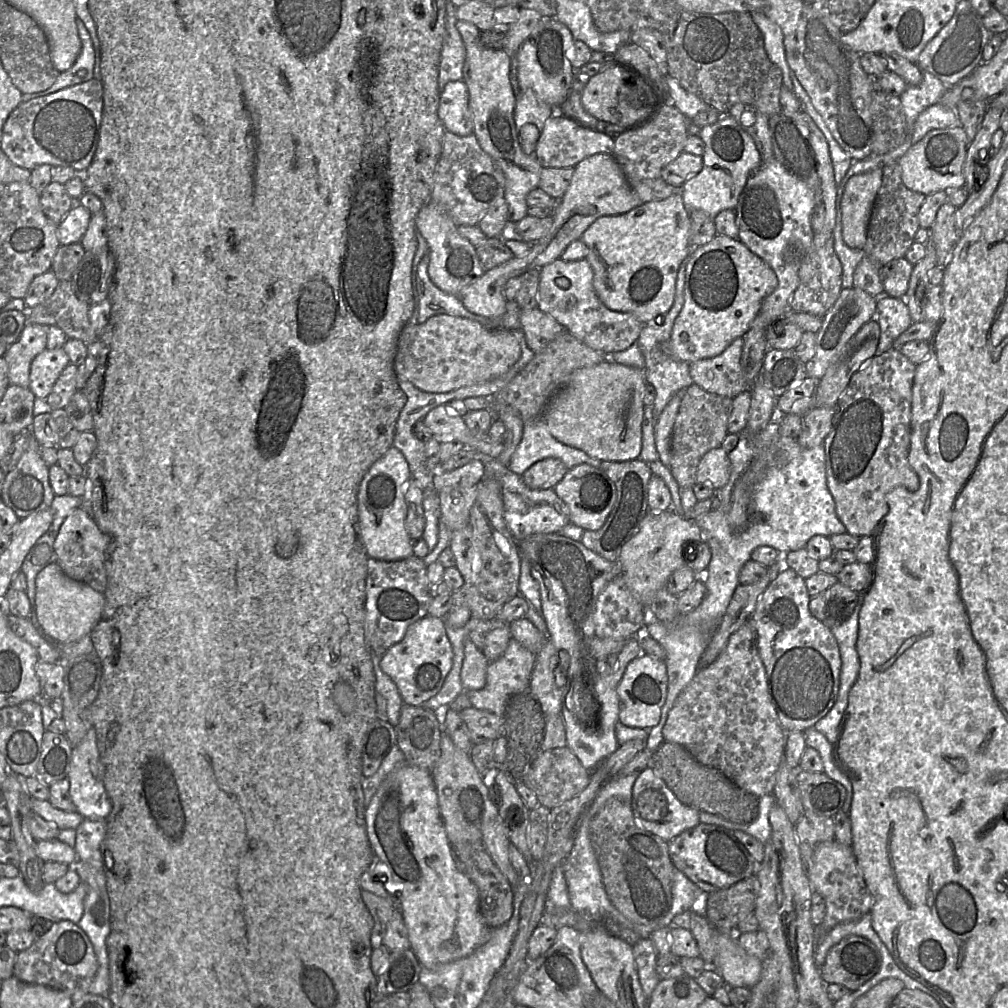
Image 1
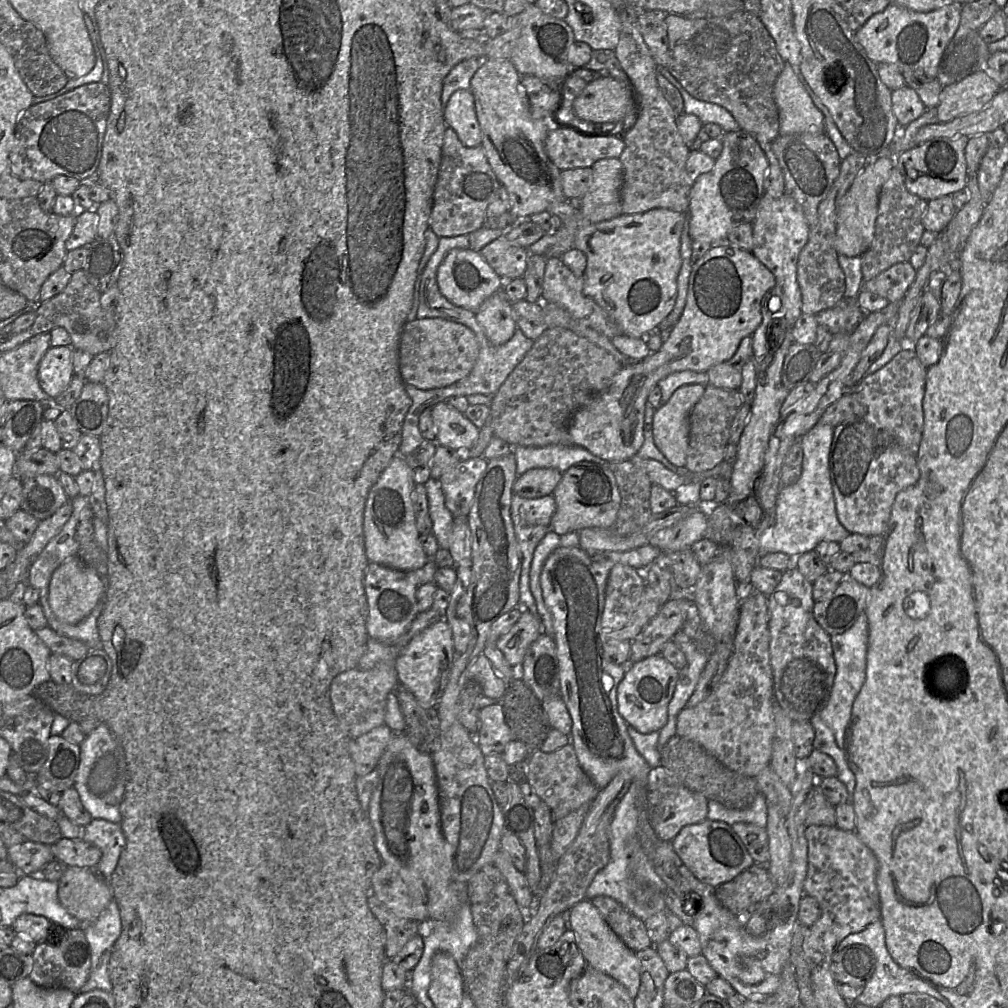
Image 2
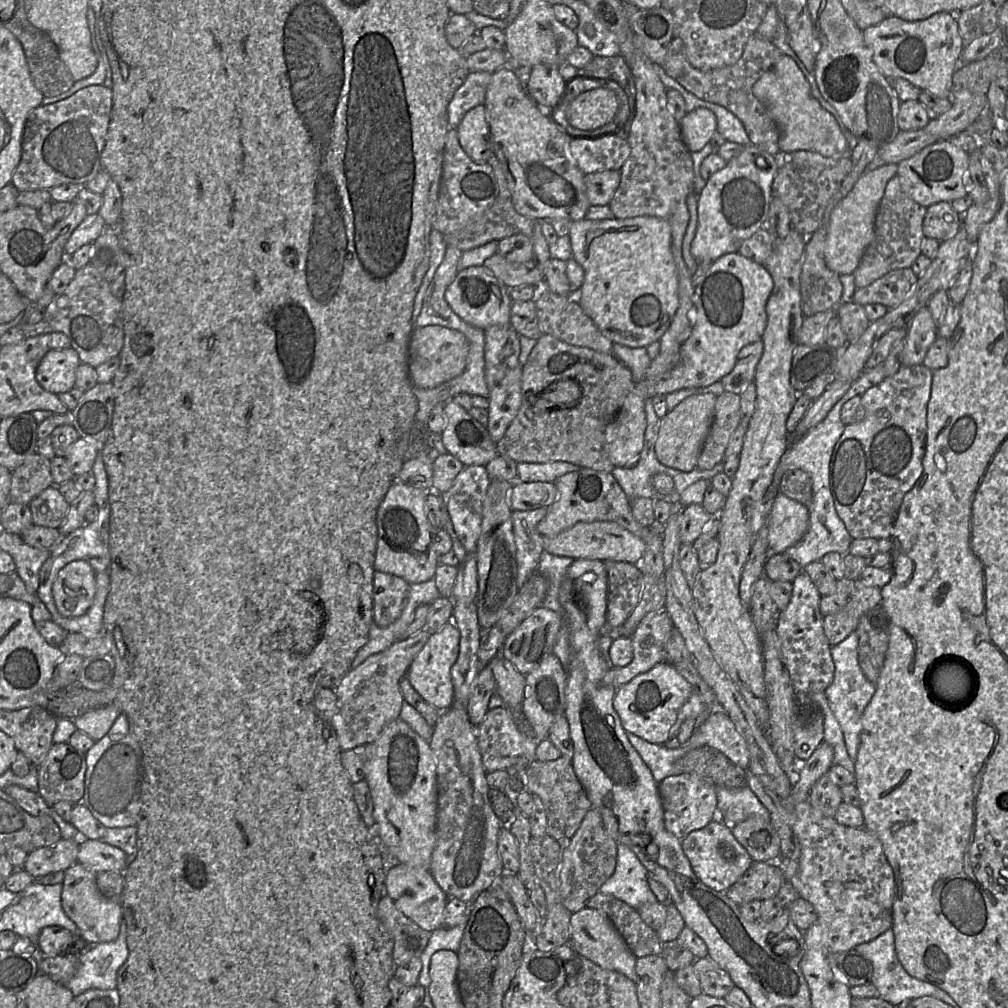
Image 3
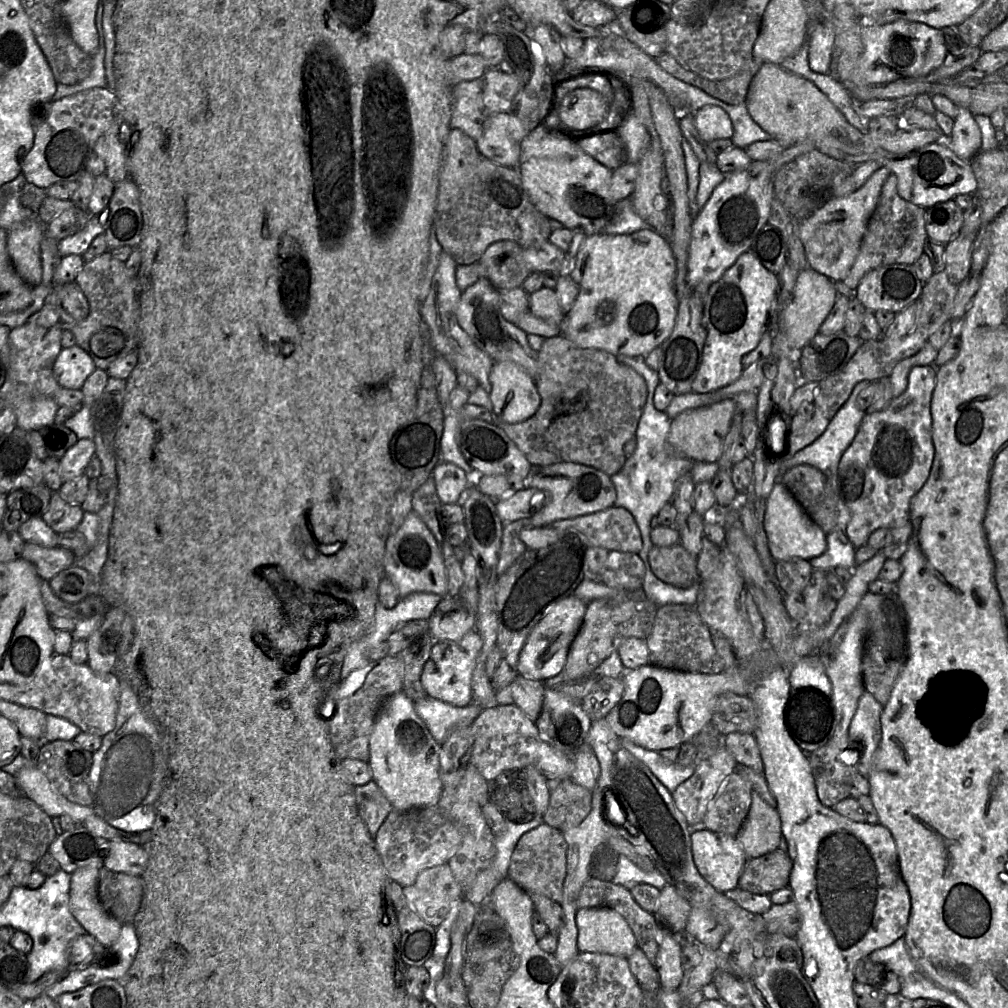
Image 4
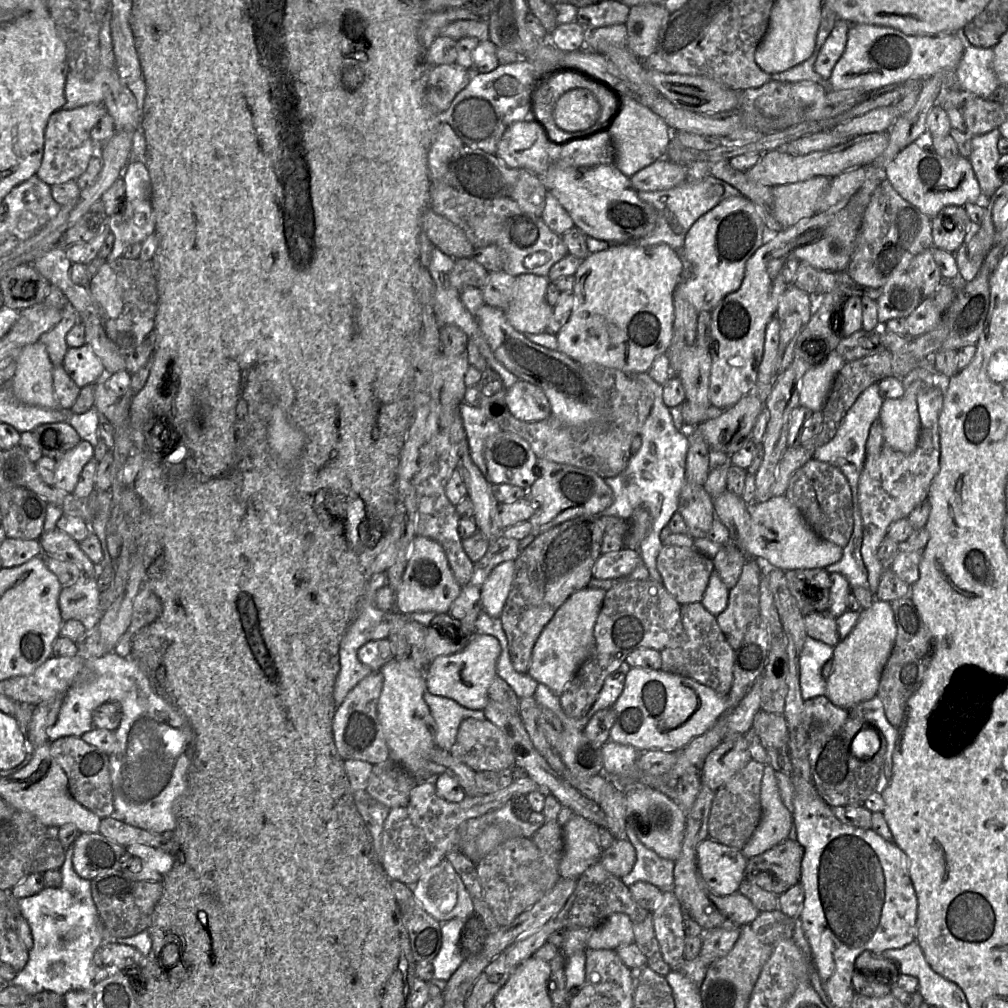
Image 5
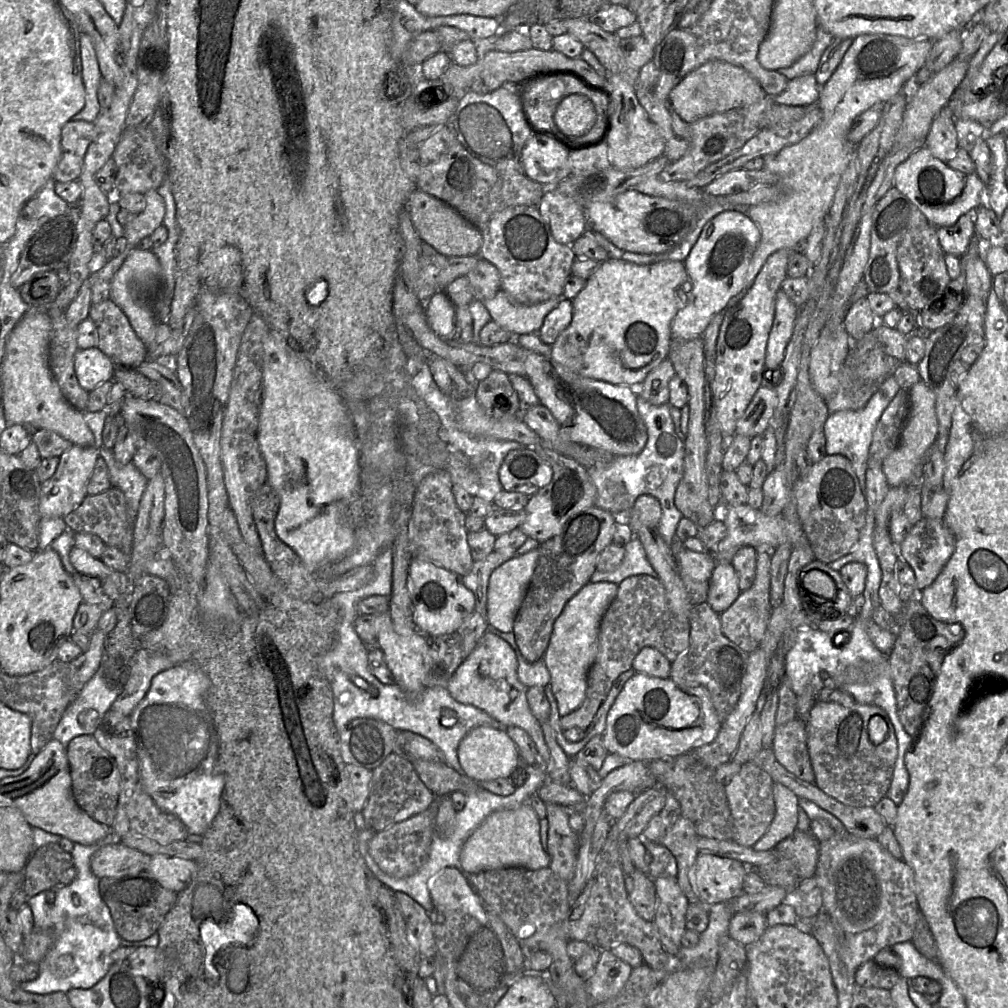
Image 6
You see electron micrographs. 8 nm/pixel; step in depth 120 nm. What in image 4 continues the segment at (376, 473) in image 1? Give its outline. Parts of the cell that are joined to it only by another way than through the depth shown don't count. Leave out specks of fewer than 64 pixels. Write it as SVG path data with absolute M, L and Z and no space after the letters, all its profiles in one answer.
M411 511L400 529L386 541L383 557L384 574L404 598L416 592L433 593L439 596L448 594L448 577L443 554L438 542L420 517Z

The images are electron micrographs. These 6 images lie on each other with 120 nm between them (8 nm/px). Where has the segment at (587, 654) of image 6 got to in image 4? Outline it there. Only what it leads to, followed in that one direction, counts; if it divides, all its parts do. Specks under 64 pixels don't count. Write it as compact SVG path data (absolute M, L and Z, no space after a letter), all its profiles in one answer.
M571 596L558 602L533 628L518 661L518 673L526 678L545 681L559 675L566 664L570 646L583 623L588 603Z

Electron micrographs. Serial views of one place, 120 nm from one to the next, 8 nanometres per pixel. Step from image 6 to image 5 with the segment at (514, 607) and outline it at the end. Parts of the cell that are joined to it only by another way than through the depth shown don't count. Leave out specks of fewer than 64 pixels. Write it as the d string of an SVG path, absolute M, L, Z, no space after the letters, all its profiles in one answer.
M515 561L497 566L481 587L483 610L493 618L500 618L515 576Z

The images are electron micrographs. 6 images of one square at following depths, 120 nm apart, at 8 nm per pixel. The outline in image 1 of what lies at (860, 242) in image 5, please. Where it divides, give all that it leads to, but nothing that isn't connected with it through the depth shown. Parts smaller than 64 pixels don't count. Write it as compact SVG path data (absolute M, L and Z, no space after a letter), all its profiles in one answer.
M890 163L883 167L882 183L877 192L867 231L867 241L862 250L865 255L879 267L885 266L892 260L906 256L919 229L919 210L925 195L910 190L902 181L900 165Z

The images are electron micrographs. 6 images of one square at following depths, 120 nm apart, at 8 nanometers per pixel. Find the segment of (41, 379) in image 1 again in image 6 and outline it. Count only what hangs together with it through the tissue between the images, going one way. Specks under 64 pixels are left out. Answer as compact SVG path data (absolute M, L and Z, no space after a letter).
M98 347L79 349L74 356L74 370L80 386L87 392L113 380L115 364Z

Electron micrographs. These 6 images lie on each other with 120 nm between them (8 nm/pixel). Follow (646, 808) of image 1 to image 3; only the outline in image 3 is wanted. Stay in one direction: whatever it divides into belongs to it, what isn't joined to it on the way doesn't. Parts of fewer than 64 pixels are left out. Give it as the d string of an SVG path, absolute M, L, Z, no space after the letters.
M692 774L671 775L658 782L666 829L683 840L689 833L701 829L717 817L717 791L712 783Z

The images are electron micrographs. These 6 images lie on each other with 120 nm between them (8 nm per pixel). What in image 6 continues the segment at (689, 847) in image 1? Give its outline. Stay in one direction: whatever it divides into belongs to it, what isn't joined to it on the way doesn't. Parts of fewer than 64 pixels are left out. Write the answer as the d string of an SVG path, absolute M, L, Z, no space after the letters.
M699 852L689 871L689 879L697 898L707 904L730 902L742 894L748 867L735 859L710 852Z

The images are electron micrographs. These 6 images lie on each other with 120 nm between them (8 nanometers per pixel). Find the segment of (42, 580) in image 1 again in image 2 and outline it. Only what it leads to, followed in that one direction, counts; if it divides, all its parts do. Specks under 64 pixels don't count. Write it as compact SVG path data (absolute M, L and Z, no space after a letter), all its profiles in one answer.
M74 557L60 564L52 573L48 586L48 601L56 618L66 624L75 625L86 618L104 594L103 583L96 570Z

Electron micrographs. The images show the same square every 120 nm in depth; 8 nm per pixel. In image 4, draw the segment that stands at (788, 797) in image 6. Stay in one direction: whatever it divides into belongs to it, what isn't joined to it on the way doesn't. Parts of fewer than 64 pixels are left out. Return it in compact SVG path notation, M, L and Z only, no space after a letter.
M753 792L749 813L736 839L748 858L760 857L779 848L782 837L777 809Z

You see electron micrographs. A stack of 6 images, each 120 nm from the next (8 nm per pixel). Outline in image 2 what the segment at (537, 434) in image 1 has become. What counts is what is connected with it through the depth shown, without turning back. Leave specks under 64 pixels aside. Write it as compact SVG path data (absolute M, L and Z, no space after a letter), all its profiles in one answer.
M555 444L544 447L516 446L513 452L517 476L533 468L555 468L564 473L571 466L584 460L607 464L585 448L574 444Z

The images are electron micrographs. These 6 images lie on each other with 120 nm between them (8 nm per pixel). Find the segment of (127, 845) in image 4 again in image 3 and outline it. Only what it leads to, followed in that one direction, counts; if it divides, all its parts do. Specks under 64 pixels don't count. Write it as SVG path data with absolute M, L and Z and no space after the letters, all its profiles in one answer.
M100 839L79 840L77 862L95 874L106 871L123 872L127 867L126 858L123 850Z

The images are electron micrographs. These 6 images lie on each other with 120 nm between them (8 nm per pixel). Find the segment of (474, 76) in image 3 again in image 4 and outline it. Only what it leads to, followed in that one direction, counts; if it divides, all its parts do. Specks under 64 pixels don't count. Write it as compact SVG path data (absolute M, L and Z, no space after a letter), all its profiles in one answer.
M497 67L489 68L476 79L453 85L451 129L460 129L476 142L482 136L484 123L490 116L513 111L514 99L519 90L519 78L514 73L504 73Z

